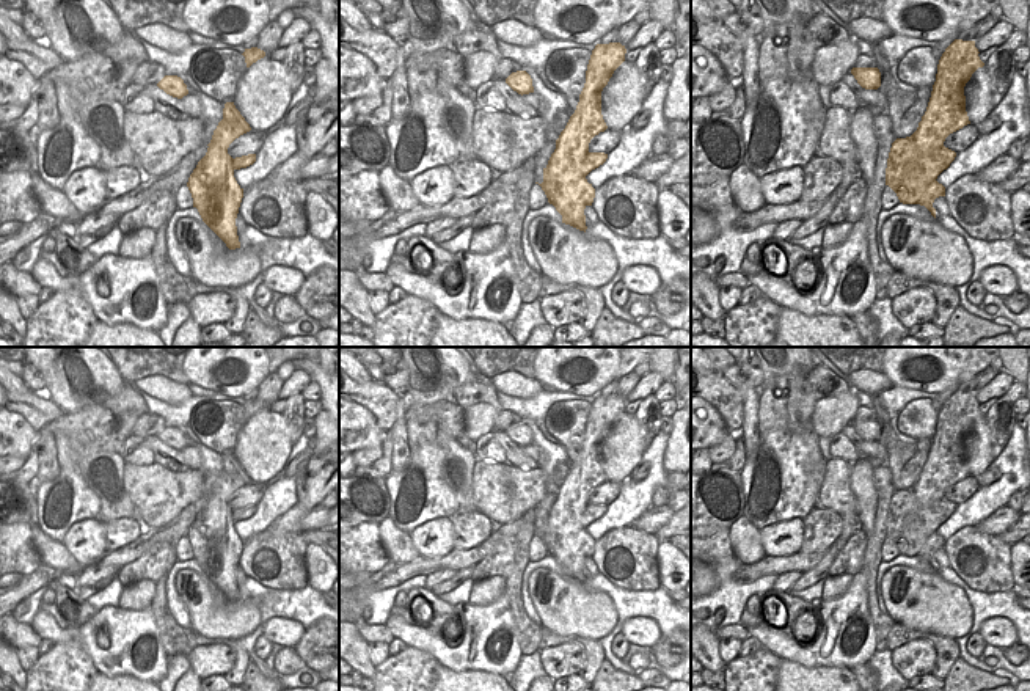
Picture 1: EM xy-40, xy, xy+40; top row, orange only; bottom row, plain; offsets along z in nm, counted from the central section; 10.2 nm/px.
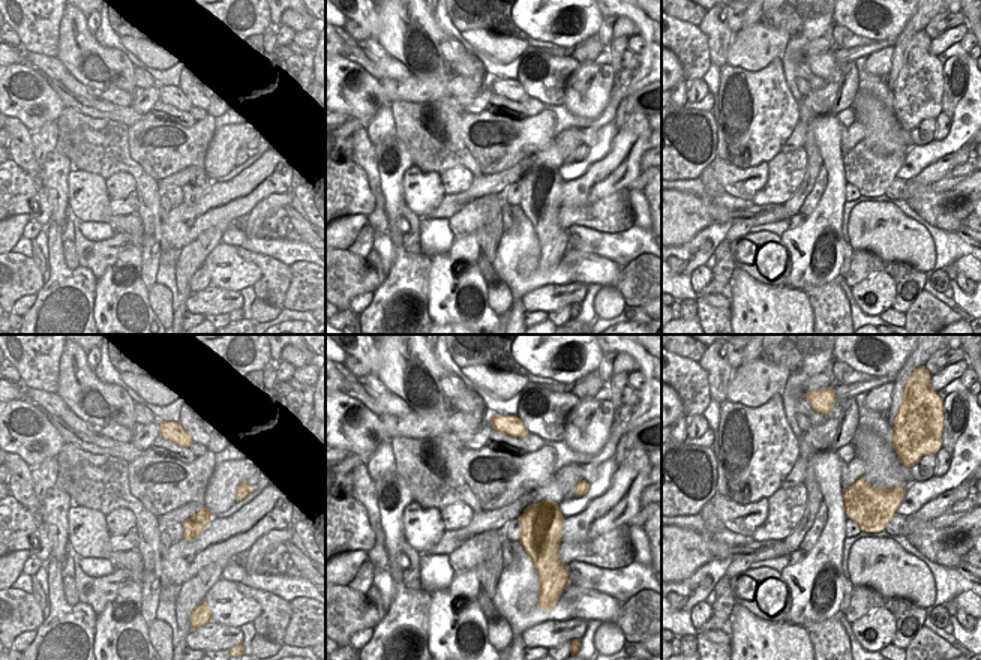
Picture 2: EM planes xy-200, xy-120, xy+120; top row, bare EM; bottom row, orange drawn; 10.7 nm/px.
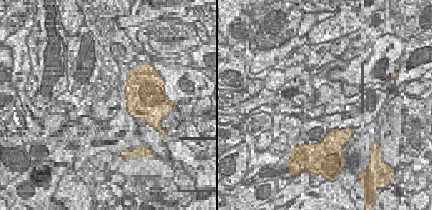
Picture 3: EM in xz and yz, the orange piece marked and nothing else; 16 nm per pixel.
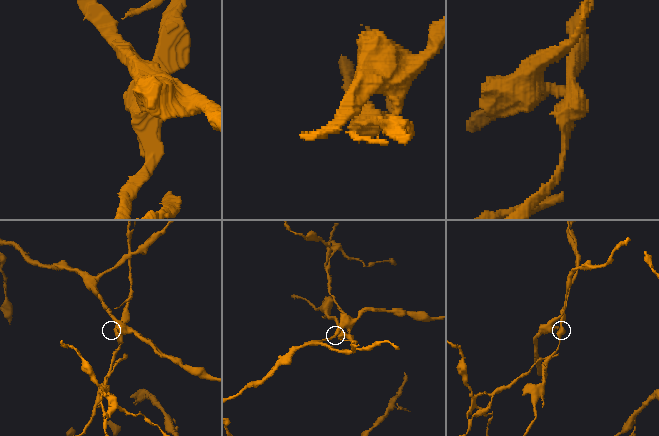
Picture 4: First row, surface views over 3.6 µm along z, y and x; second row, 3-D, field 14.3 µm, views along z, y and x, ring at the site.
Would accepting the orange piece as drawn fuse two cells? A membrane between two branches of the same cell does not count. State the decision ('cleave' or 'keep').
cleave

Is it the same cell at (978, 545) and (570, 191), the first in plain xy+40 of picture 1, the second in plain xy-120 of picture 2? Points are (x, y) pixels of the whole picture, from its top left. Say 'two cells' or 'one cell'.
two cells

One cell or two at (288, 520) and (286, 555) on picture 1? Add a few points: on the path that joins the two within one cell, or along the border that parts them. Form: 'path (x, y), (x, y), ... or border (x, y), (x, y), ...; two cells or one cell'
border (264, 530), (272, 533), (297, 533), (306, 544); two cells

